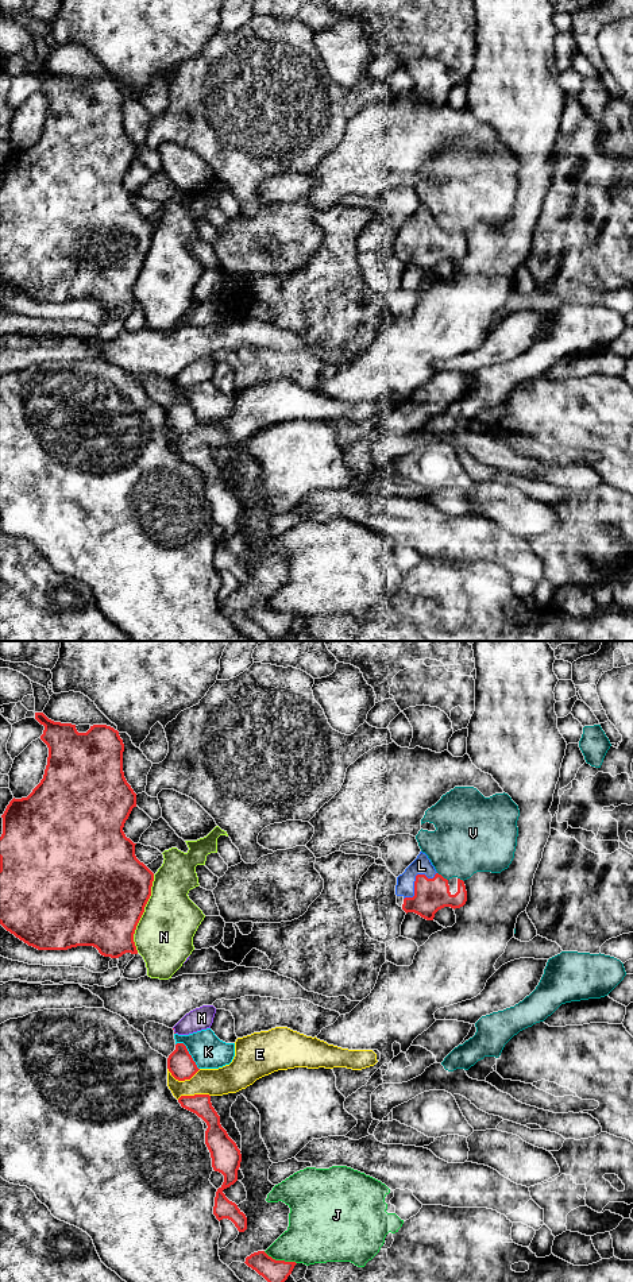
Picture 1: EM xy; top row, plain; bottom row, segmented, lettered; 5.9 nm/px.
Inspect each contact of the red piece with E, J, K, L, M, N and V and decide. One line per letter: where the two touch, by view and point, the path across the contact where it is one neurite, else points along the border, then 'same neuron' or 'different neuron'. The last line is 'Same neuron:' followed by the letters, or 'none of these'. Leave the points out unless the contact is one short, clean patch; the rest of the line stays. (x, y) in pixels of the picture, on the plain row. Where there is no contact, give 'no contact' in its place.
E: xy (182, 432) | along xy (168, 420), (178, 432), (189, 432), (200, 421) | different neuron
J: xy (280, 613) | different neuron
K: xy (189, 406) | along xy (177, 394), (185, 398), (199, 421) | different neuron
L: xy (416, 232) | across xy (431, 247), (416, 232), (421, 217) | same neuron
M: no contact | different neuron
N: xy (142, 266) | different neuron
V: xy (442, 228) | different neuron
Same neuron: L

